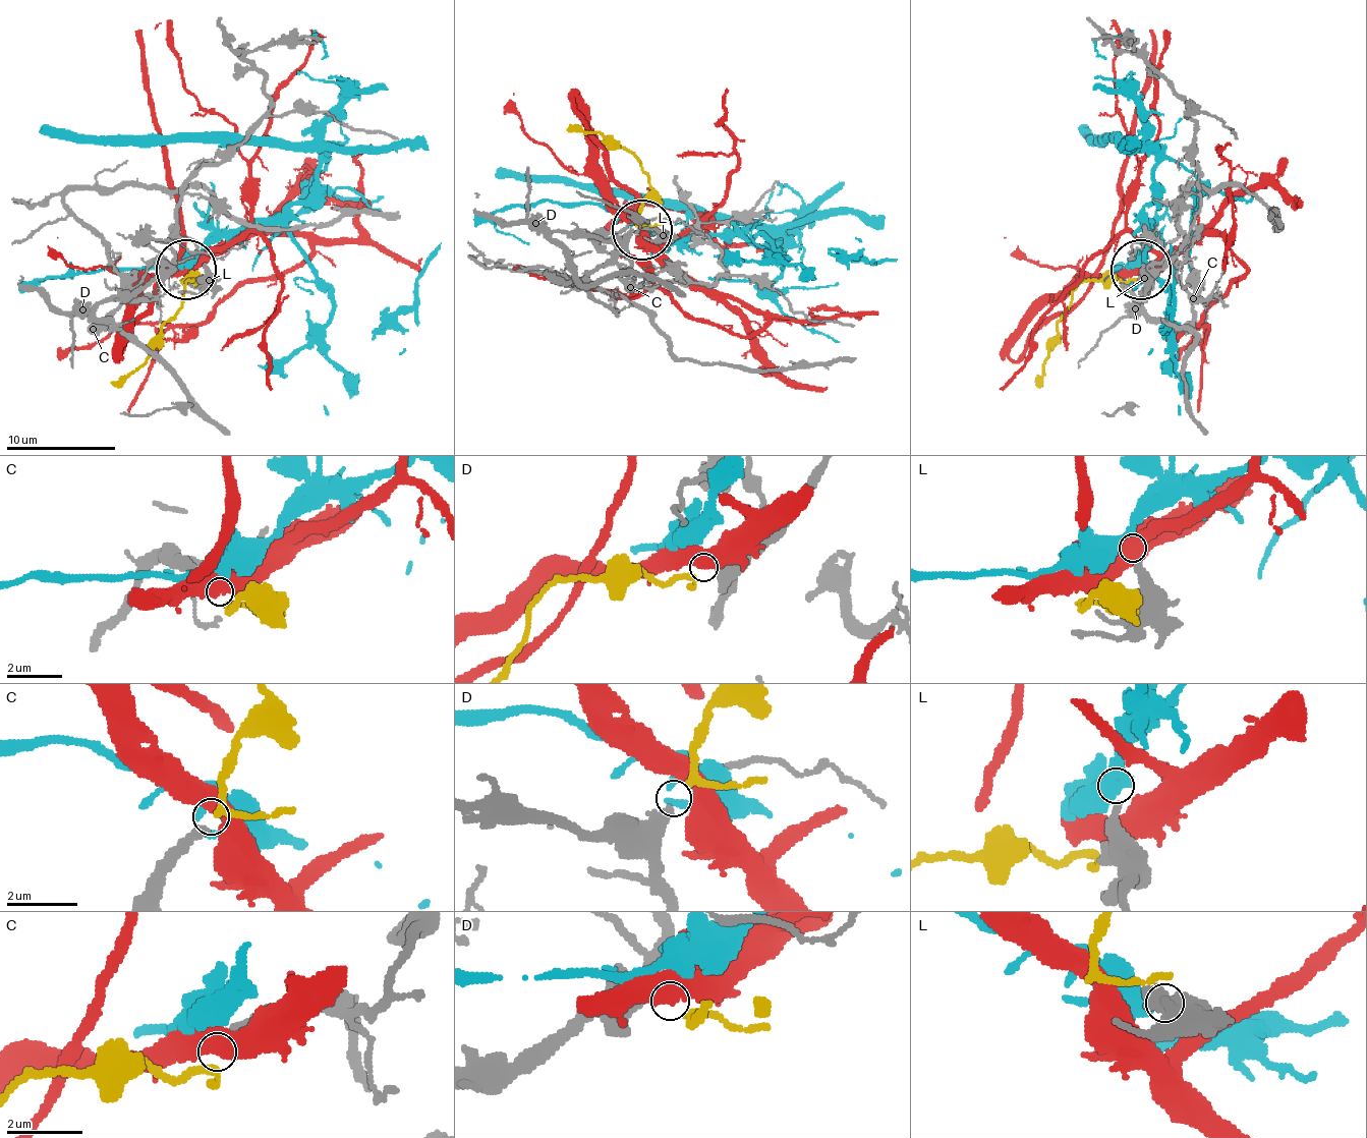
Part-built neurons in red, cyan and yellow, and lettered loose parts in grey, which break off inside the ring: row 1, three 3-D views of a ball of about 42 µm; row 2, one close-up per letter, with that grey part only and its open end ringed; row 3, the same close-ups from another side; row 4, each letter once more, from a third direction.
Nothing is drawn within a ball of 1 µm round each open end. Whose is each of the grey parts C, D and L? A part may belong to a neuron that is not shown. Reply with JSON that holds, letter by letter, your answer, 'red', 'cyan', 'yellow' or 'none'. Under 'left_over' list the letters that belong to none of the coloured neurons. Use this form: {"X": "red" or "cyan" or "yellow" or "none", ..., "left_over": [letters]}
{"C": "none", "D": "yellow", "L": "cyan", "left_over": ["C"]}

